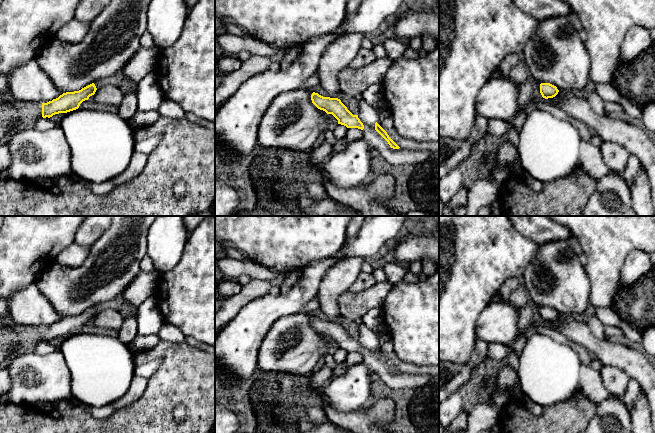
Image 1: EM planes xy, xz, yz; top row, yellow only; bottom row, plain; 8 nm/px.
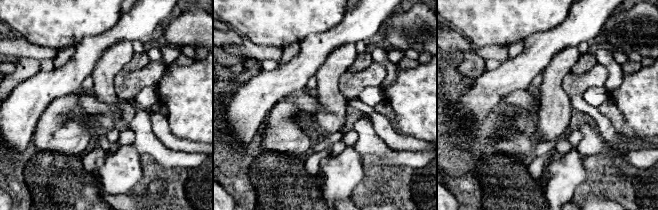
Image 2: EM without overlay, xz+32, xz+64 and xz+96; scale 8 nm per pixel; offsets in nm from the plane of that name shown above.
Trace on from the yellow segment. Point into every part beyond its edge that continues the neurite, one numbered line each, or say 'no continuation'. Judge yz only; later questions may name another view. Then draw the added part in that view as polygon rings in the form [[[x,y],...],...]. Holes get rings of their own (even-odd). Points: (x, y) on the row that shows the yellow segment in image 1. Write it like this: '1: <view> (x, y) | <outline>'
no continuation

